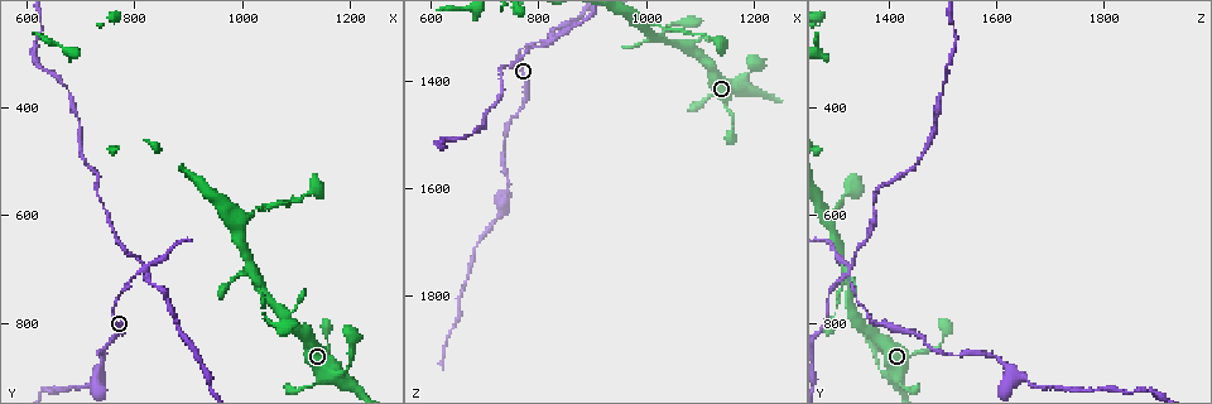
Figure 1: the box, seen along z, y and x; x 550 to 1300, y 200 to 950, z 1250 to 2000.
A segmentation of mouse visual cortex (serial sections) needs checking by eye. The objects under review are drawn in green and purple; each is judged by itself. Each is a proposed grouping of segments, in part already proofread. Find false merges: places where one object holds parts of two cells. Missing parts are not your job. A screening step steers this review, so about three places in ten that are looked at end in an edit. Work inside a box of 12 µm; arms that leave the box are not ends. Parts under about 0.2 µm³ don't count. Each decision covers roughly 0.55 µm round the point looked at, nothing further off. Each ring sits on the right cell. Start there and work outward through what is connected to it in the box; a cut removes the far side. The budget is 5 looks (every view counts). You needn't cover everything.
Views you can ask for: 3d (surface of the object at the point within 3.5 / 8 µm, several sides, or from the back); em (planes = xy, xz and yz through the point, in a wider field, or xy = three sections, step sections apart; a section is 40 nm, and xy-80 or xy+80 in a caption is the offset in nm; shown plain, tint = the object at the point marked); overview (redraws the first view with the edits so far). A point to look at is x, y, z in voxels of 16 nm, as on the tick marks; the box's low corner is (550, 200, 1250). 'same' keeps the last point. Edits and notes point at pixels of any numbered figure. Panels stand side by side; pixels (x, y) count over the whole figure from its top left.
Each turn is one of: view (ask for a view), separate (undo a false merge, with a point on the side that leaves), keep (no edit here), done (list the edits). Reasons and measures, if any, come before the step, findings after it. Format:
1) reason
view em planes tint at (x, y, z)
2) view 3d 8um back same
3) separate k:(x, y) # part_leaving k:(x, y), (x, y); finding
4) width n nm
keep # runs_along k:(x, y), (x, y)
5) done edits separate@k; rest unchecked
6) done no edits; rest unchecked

view 3d 8um at (1050, 755, 1330)

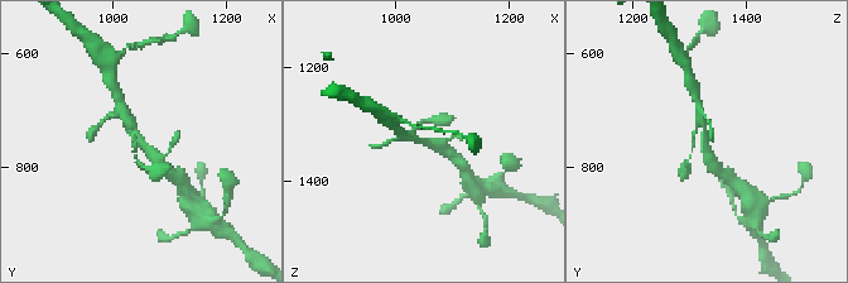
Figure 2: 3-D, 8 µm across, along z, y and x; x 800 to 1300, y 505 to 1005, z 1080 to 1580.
zoom in
view 3d 3.5um at (1050, 755, 1335)

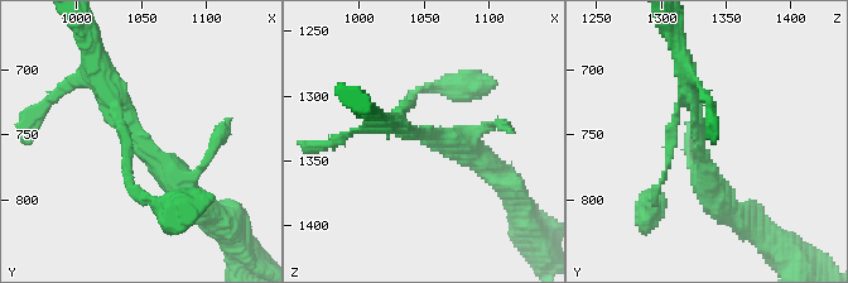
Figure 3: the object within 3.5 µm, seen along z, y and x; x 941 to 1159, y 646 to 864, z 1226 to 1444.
keep # runs_along 3:(194, 201), (140, 143), (94, 70); one cell here

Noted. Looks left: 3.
four or more arms meet
view 3d 3.5um at (815, 705, 1330)

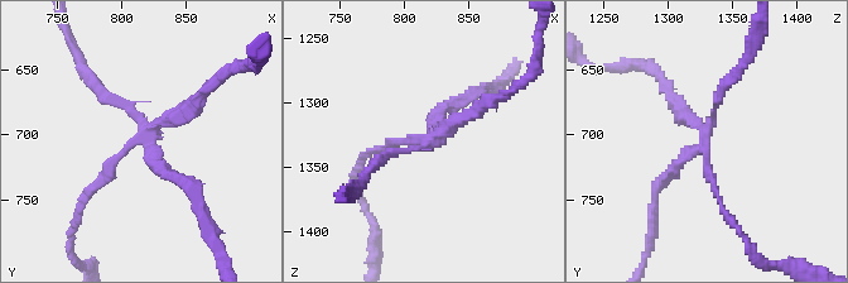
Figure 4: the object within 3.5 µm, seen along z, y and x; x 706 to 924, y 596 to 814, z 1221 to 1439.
arms 4; arm_widths 100, 150, 150, 200 nm
view em xy step 2 tint at (814, 702, 1328)

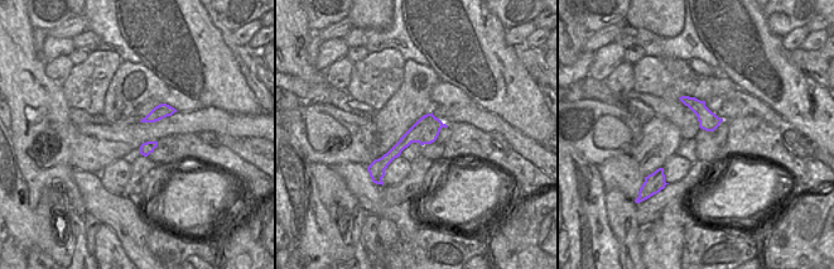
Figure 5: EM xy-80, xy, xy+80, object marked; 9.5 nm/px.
separate 4:(452, 108) # part_leaving 4:(141, 126), (91, 80), (68, 41); two cells meet here

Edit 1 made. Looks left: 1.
done edits separate@4; rest unchecked

